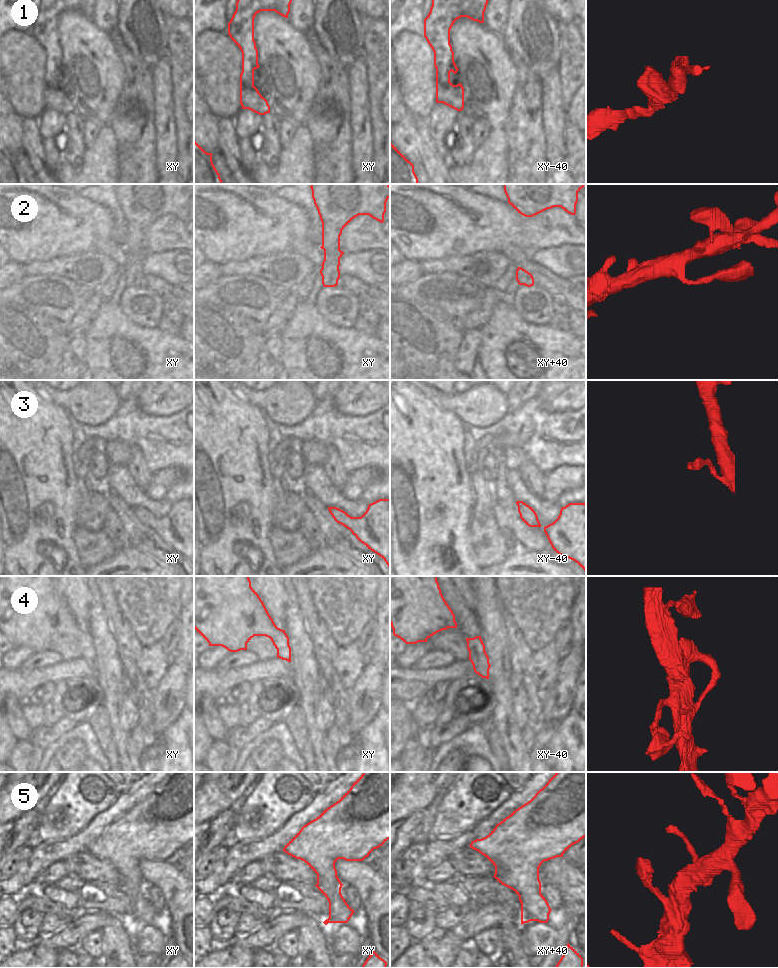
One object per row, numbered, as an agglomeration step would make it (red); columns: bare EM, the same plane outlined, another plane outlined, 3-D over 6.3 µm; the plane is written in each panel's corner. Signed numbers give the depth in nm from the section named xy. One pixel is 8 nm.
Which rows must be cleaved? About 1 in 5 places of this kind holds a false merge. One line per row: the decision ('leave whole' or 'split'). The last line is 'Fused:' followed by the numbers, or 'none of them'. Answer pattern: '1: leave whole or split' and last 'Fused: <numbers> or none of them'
1: leave whole
2: leave whole
3: leave whole
4: leave whole
5: leave whole
Fused: none of them

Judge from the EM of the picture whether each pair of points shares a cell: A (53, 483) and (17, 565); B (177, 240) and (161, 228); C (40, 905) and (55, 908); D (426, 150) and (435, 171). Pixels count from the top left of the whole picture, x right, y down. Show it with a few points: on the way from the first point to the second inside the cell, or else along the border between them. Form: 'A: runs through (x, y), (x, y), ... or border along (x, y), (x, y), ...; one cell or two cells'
A: runs through (38, 503), (32, 511), (32, 536), (29, 545); one cell
B: runs through (173, 236), (165, 232); one cell
C: runs through (44, 905), (51, 905); one cell
D: runs through (428, 155), (435, 166); one cell

